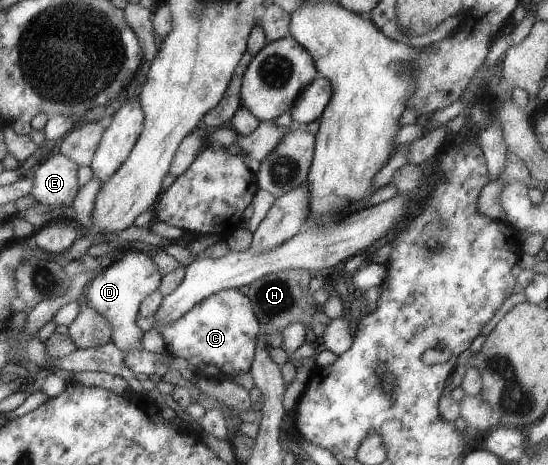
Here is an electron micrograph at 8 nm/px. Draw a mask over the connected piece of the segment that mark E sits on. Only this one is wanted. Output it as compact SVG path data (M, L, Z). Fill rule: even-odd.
M52 152L29 174L34 181L31 195L51 207L71 205L79 189L79 168L80 165L69 156Z

